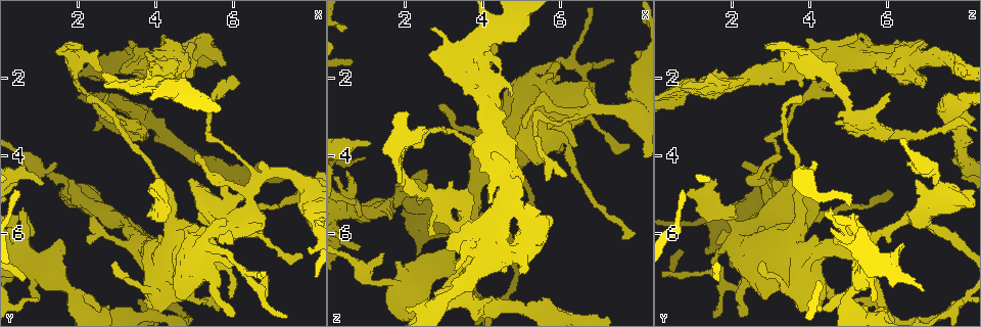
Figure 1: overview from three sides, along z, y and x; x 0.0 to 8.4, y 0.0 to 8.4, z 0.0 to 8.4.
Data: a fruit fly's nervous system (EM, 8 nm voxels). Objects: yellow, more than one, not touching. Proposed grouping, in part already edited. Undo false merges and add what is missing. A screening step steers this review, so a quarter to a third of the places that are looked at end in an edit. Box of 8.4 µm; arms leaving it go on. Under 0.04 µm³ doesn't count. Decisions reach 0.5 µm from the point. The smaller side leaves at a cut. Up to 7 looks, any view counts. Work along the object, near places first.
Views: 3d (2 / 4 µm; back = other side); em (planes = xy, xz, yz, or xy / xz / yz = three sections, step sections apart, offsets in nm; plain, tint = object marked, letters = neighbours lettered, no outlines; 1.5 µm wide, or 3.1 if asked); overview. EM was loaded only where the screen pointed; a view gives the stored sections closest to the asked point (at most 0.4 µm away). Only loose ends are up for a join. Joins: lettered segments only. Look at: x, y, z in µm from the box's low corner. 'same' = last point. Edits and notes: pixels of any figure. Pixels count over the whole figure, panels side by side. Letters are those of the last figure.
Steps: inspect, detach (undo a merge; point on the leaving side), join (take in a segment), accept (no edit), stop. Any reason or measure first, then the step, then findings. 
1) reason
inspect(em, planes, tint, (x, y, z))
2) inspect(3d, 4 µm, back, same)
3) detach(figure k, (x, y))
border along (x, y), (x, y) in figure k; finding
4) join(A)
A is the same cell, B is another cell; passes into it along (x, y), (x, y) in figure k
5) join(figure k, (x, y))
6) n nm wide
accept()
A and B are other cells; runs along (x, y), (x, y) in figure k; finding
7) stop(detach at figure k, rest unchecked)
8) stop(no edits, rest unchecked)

side arm on a straight run
inspect(3d, 4 µm, (4.10, 1.55, 6.85))

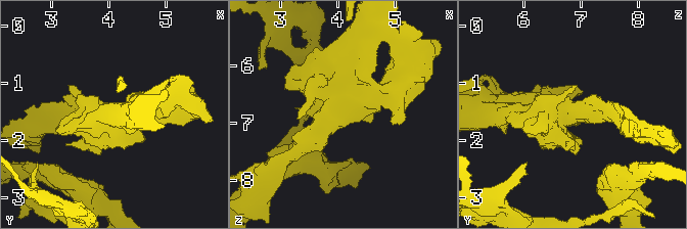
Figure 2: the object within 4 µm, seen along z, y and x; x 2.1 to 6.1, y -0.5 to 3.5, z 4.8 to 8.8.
inspect(em, planes, letters, (4.10, 1.60, 6.80))

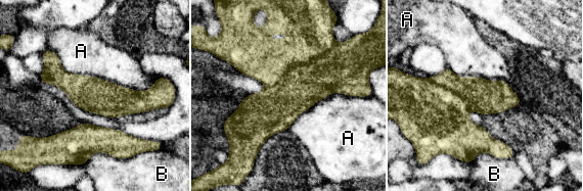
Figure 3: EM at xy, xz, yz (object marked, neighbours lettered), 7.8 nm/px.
A touches over 900 nm
detach(figure 3, (303, 85))
A and B are other cells; border along (334, 43), (266, 86) in figure 3; two cells meet here

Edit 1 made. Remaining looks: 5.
inspect(overview)

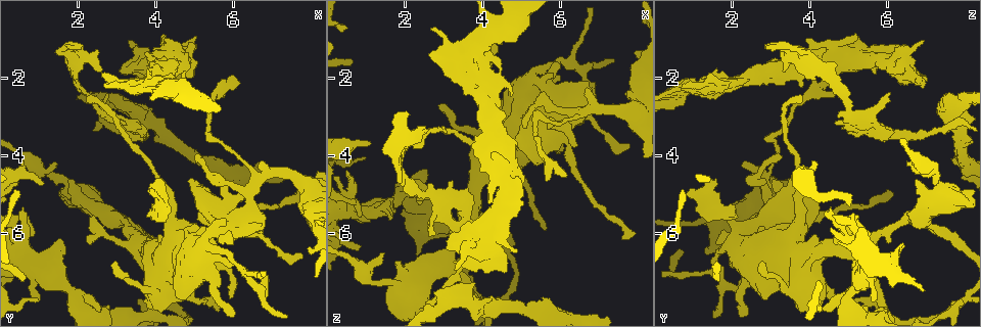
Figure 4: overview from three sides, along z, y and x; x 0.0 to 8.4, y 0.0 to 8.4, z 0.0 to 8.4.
inspect(3d, 4 µm, (1.90, 7.70, 5.00))

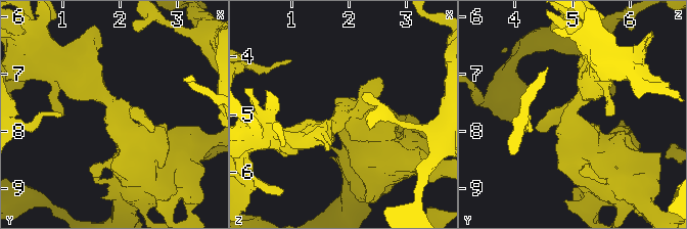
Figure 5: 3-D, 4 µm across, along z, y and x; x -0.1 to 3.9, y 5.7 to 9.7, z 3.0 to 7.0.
inspect(em, yz, step 8, tint, (1.85, 7.75, 5.00))

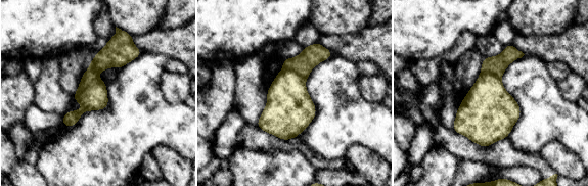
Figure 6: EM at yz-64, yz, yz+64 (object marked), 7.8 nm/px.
cut it another way
inspect(em, planes, letters, same)

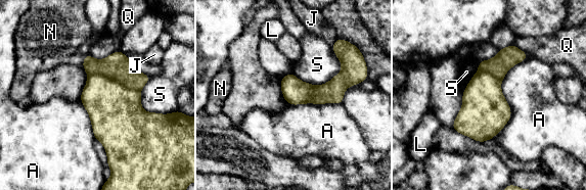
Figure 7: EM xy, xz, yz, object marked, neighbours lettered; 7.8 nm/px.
detach(figure 7, (118, 66))
A, J, L, N, Q and S are other cells; two cells meet here

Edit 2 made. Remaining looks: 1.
stop(detach at figure 3, detach at figure 7, rest unchecked)

